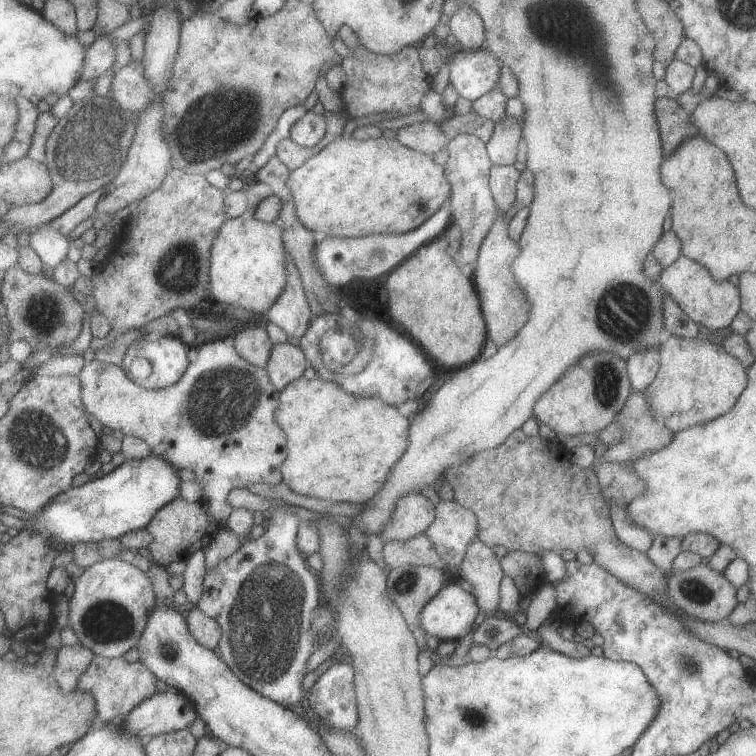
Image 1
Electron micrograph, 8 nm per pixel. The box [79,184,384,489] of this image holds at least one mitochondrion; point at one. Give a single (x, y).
(222, 401)

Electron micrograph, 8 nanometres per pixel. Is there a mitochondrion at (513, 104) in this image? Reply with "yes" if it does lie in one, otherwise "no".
no

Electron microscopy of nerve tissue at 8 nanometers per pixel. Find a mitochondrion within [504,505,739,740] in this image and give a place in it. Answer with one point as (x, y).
(691, 666)

